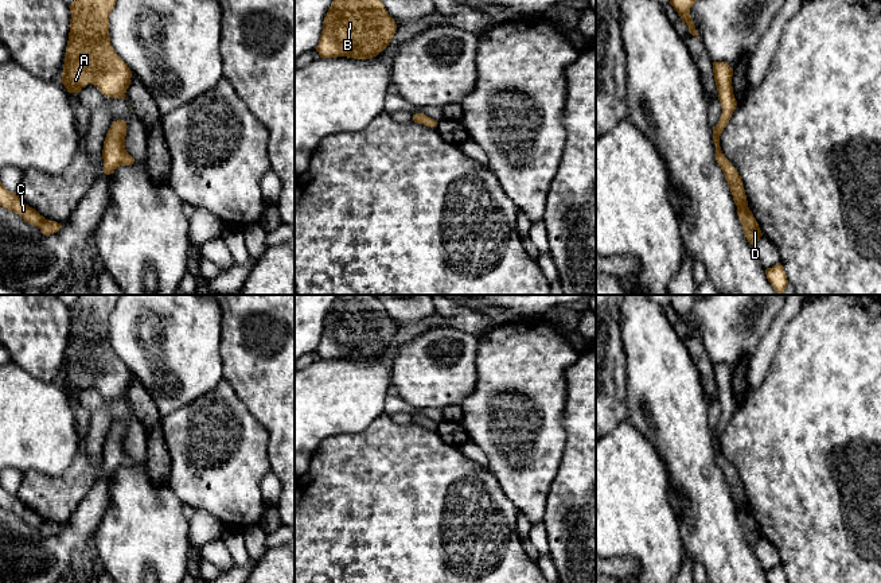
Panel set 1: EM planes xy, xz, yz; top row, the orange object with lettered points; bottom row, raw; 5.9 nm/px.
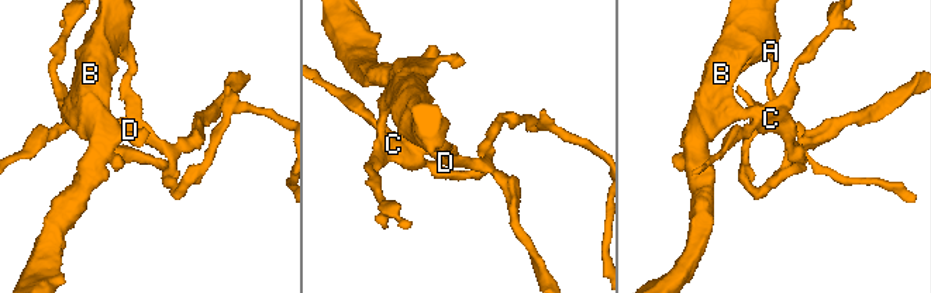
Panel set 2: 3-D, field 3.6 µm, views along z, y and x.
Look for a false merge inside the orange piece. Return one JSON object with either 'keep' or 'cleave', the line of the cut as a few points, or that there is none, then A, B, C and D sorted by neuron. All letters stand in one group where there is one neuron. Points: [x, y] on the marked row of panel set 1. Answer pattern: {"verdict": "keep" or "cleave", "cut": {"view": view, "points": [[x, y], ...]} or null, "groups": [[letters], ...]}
{"verdict": "keep", "cut": null, "groups": [["A", "B", "C", "D"]]}

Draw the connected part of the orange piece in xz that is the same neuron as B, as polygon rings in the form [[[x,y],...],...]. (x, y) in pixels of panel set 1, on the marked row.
[[[334,0],[316,51],[320,58],[369,59],[389,46],[395,28],[381,0]]]

